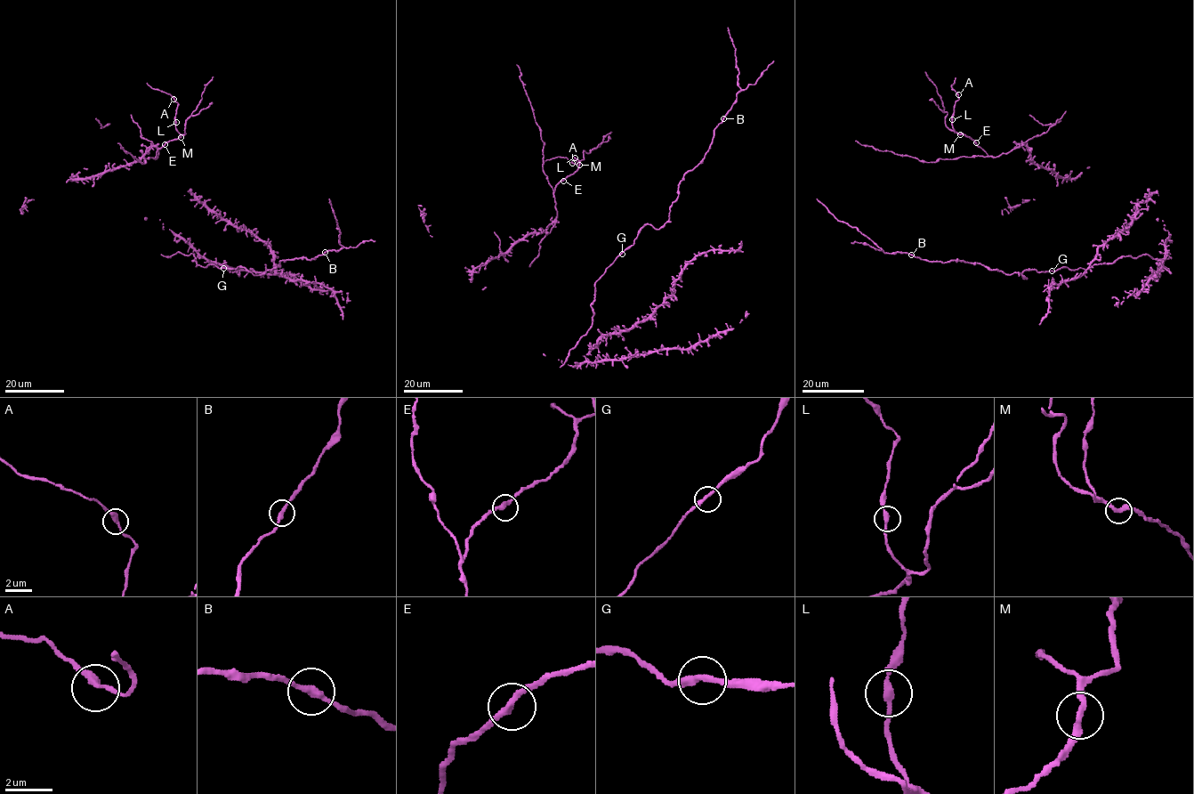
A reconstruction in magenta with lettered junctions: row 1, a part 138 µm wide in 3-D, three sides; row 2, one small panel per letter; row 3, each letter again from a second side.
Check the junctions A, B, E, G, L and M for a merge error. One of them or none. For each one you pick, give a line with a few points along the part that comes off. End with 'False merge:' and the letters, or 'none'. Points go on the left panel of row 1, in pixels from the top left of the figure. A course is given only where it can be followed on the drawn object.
B: foreign part runs (325, 252), (338, 251), (342, 247), (340, 230), (328, 198)
False merge: B

